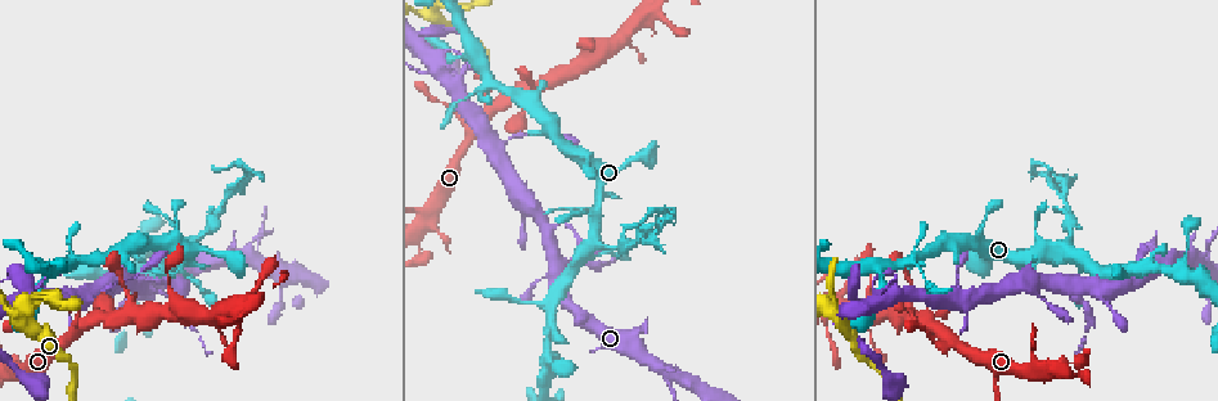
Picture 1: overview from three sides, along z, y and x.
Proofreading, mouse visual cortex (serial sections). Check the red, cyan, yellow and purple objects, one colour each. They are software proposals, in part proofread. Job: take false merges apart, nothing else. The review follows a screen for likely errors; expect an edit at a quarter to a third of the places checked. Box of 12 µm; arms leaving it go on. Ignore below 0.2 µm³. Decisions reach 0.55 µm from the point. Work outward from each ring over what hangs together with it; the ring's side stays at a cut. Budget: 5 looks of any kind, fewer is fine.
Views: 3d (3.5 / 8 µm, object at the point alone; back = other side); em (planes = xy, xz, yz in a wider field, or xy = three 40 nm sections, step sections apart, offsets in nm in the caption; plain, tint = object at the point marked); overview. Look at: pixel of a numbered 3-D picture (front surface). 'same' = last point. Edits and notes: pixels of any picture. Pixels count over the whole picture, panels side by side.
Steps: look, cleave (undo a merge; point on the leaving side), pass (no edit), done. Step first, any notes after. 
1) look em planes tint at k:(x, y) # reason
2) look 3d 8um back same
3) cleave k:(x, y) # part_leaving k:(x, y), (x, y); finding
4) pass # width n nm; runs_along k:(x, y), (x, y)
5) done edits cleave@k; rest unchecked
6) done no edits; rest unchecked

look 3d 3.5um at 1:(434, 14) # thick turns thin

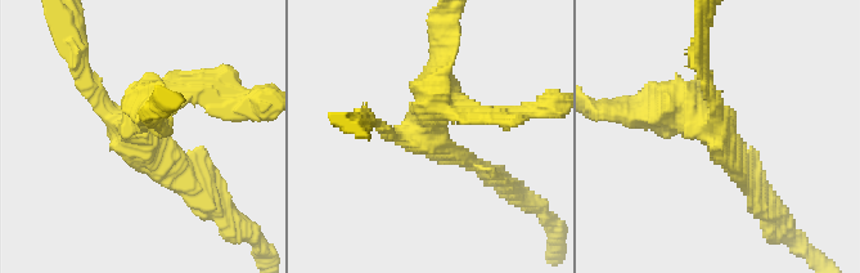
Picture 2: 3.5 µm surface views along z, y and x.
look em xy step 1 tint at 2:(139, 128)

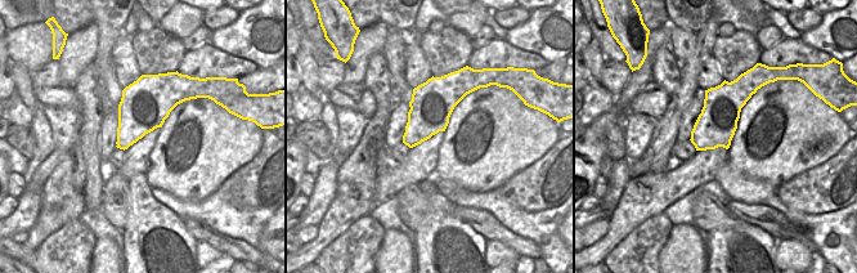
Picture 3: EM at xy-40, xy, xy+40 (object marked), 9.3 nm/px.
pass # all the same cell

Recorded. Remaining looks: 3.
look 3d 3.5um at 1:(427, 71) # sudden change in width

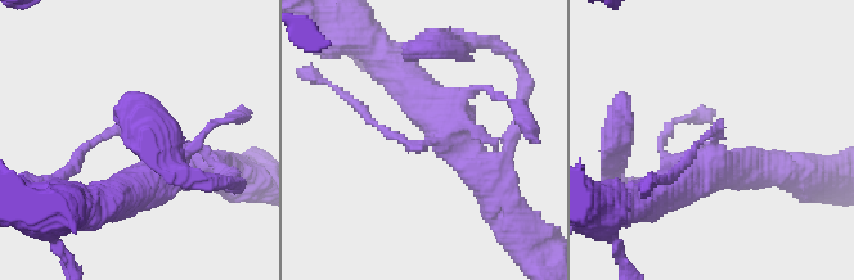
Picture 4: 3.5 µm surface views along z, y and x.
look em xy step 3 tint at 4:(418, 146) # arm_widths 100, 400 nm

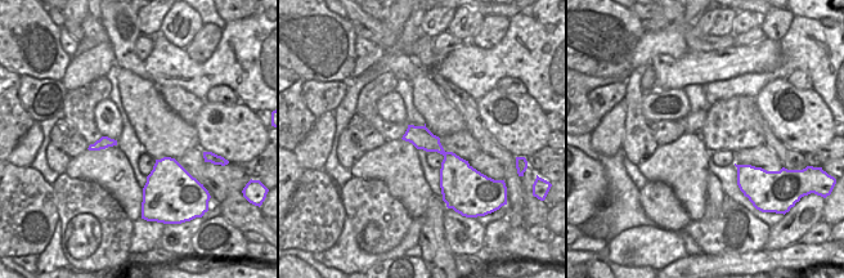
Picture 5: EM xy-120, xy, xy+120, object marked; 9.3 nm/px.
look em xy step 1 tint same

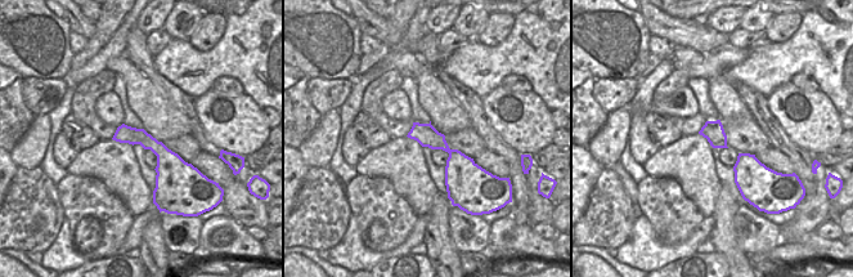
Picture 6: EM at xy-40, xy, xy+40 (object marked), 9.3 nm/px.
pass # runs_along 6:(416, 125), (456, 157), (456, 183); all the same cell

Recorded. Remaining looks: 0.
done no edits; rest unchecked

